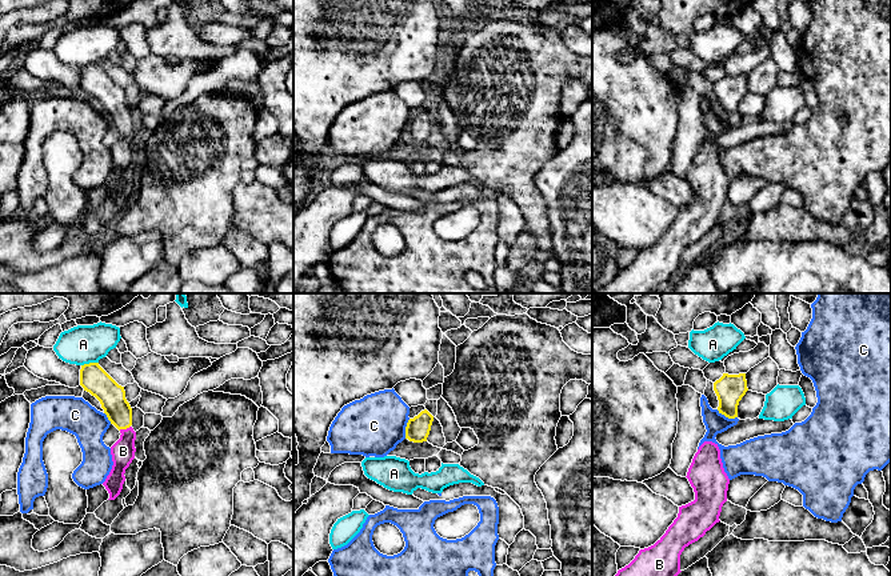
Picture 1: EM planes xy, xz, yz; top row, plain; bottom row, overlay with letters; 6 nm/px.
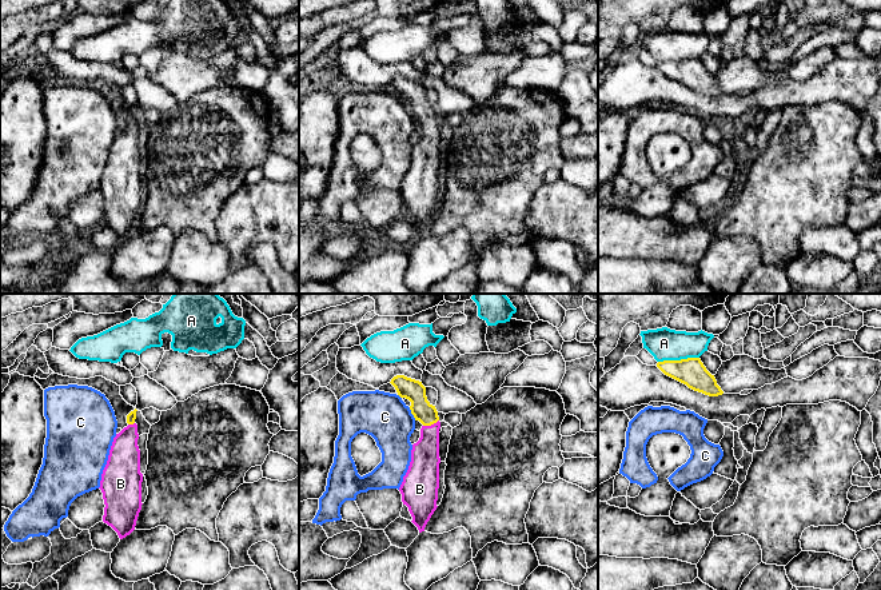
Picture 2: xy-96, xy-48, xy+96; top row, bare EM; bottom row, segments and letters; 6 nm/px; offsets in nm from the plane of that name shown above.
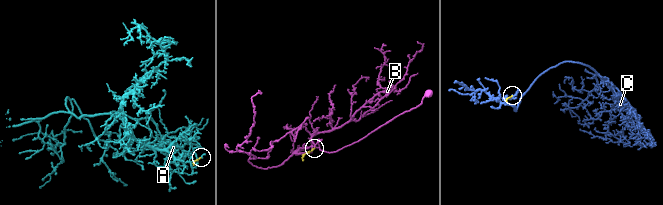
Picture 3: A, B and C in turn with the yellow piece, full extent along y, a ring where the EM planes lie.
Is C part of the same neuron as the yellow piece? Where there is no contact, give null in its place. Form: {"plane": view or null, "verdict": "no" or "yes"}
{"plane": "yz", "verdict": "no"}

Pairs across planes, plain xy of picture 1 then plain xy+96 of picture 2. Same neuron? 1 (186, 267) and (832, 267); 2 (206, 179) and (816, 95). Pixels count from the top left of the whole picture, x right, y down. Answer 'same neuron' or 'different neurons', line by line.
1: same neuron
2: different neurons

